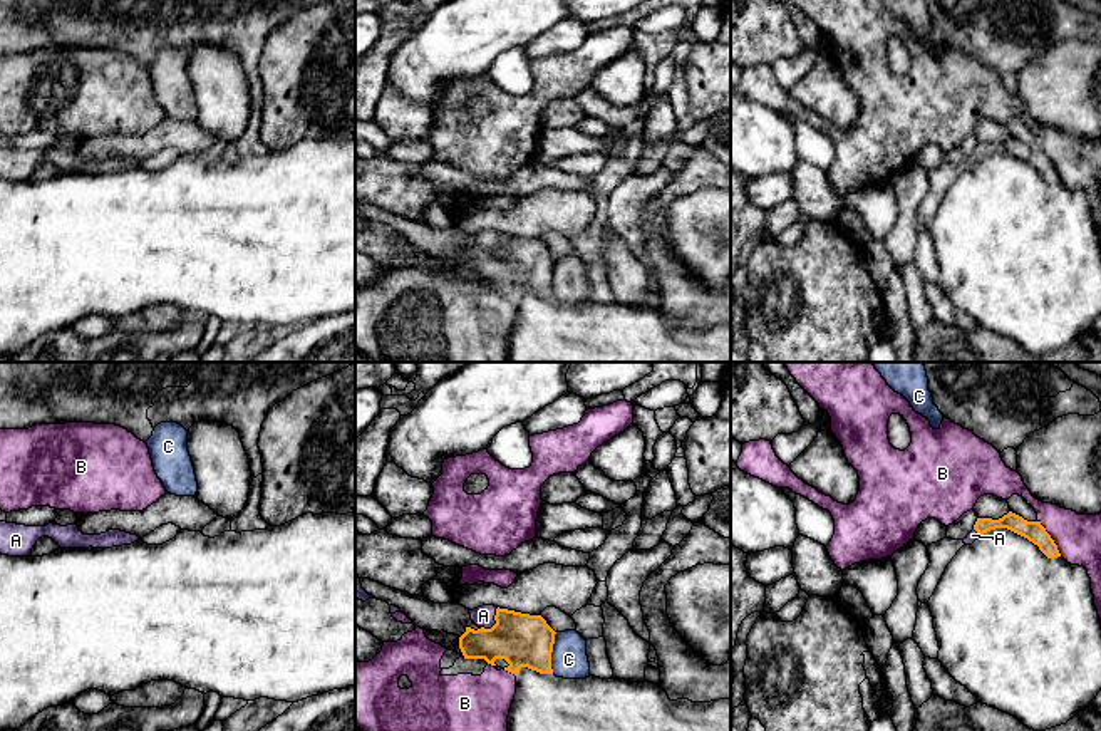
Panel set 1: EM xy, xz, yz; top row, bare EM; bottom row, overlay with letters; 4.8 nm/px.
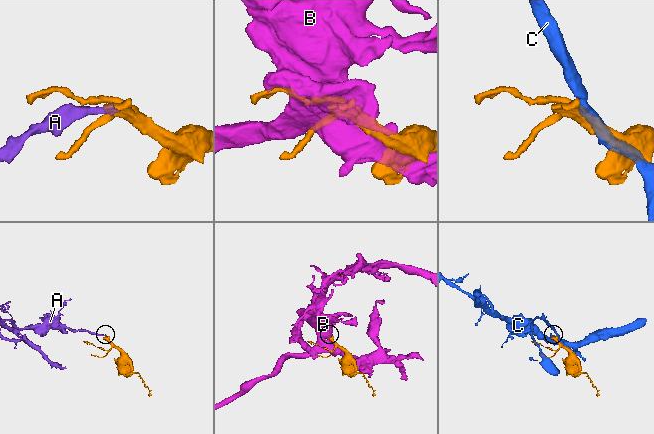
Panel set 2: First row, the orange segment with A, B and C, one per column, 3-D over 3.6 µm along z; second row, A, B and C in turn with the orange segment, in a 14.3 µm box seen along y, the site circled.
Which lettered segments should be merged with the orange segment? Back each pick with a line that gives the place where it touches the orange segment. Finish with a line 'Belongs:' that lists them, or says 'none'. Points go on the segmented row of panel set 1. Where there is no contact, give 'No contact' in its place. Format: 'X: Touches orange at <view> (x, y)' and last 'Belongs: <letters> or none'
A: Touches orange at xz (496, 622)
Belongs: A

